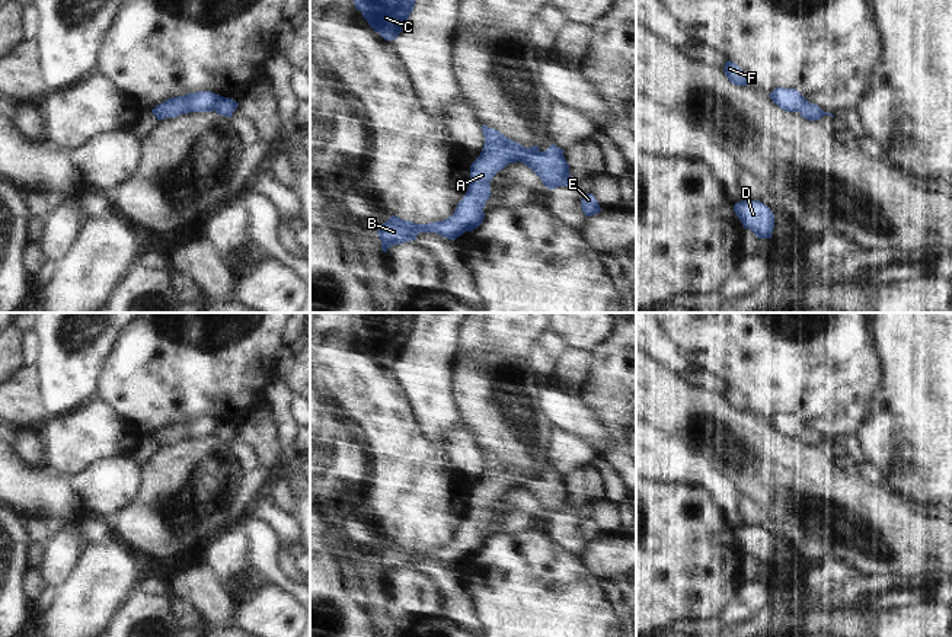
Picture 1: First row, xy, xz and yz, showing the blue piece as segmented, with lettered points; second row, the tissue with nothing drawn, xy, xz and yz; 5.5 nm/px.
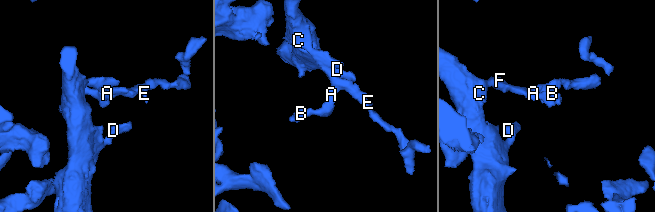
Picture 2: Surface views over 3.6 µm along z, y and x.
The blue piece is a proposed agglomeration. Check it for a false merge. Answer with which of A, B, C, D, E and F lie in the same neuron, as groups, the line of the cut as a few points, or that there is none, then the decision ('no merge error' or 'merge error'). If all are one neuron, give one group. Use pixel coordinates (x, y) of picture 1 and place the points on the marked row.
A B C D E F; no cut; no merge error

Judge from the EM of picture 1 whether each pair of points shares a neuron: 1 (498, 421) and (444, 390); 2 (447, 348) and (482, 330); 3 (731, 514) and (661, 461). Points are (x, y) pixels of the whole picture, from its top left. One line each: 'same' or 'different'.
1: different
2: different
3: same

